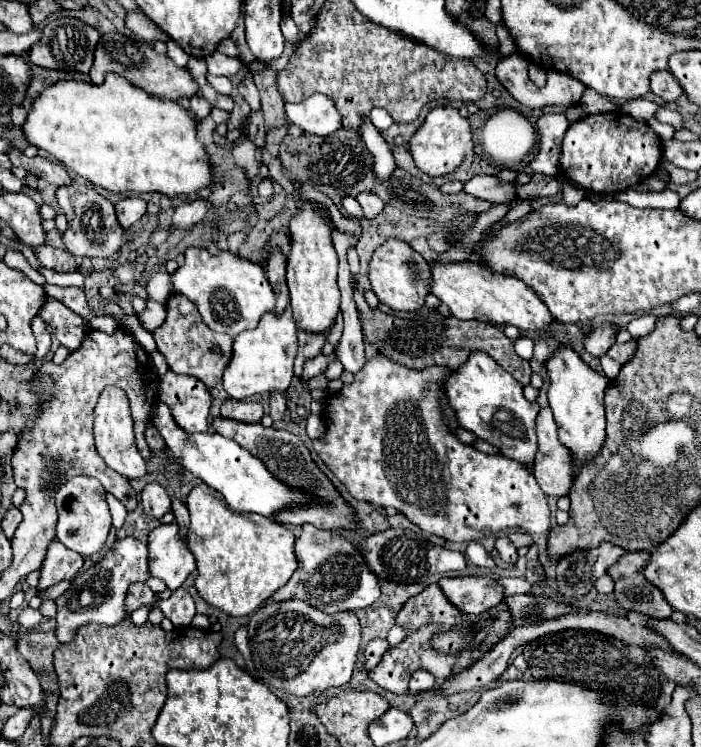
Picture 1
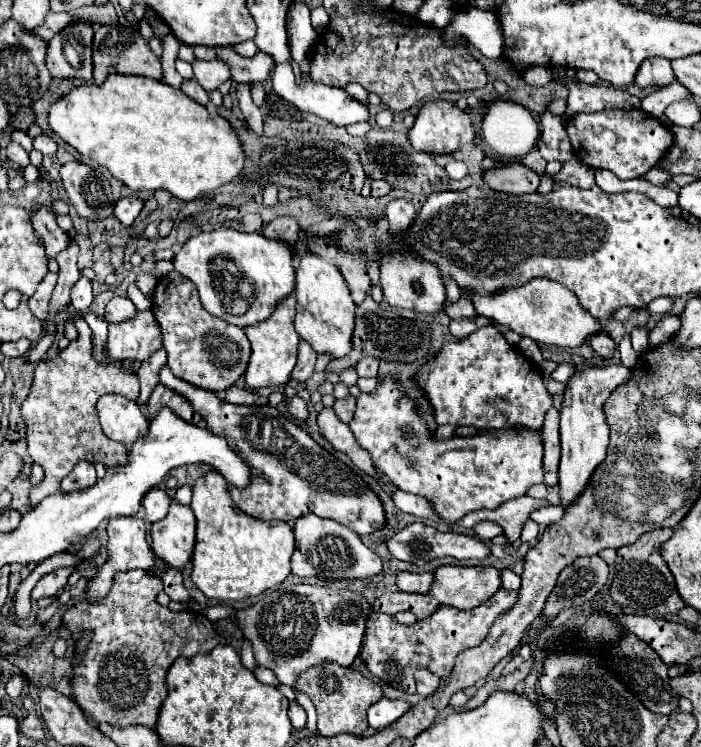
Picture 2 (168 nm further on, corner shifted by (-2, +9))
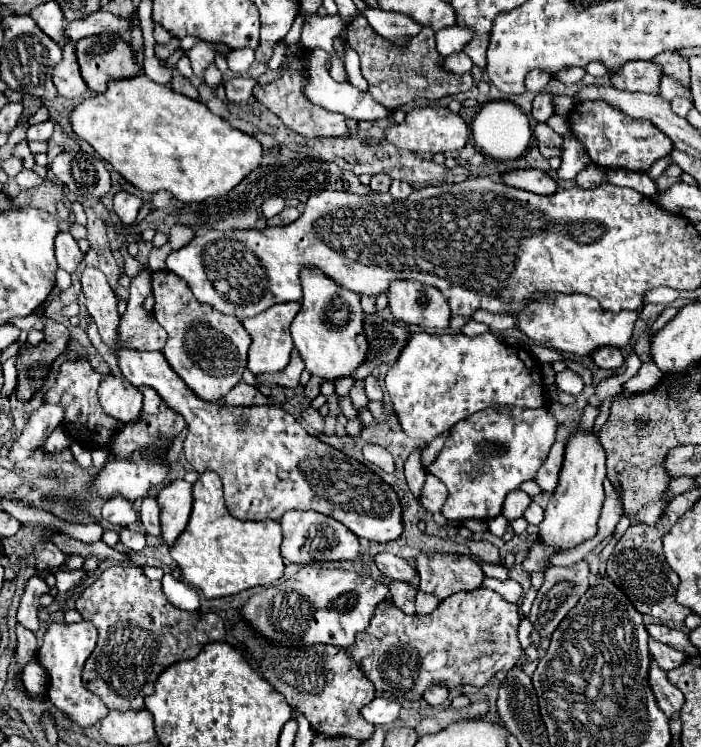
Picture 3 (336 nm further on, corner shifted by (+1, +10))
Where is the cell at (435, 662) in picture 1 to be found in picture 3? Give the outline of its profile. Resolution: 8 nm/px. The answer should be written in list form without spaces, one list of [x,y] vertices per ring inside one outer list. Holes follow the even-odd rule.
[[[485,587],[443,599],[429,617],[405,615],[385,599],[377,605],[369,627],[357,633],[357,641],[353,649],[347,649],[347,653],[363,669],[377,691],[385,691],[401,701],[417,701],[421,699],[423,691],[429,689],[429,685],[443,685],[449,689],[459,685],[483,687],[497,671],[513,669],[521,655],[521,645],[517,639],[519,621],[519,605],[505,601],[499,593]]]

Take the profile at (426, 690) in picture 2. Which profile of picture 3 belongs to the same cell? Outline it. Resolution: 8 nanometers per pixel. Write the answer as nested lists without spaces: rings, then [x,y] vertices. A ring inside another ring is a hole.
[[[433,685],[433,687],[429,687],[429,689],[423,693],[423,699],[425,699],[429,705],[441,705],[441,703],[447,701],[447,695],[449,695],[449,691],[447,691],[445,687]]]

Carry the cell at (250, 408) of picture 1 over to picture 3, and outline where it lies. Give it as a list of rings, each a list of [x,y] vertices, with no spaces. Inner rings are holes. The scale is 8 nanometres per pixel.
[[[241,381],[225,395],[225,403],[229,403],[229,405],[257,405],[257,403],[263,405],[263,403],[267,403],[267,397],[263,397],[257,387]]]

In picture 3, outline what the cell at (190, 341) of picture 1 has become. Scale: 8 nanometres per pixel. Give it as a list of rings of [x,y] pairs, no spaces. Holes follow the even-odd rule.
[[[169,271],[153,273],[153,297],[153,315],[169,335],[163,349],[167,363],[197,397],[205,401],[219,401],[225,397],[241,381],[247,367],[251,337],[241,321],[233,315],[217,313],[209,305],[201,305],[193,297],[189,285]]]

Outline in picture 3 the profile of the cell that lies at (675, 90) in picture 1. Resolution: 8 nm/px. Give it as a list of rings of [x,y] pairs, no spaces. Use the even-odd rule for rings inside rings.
[[[629,61],[625,69],[611,77],[613,87],[625,91],[641,91],[641,93],[657,93],[663,69],[653,61]]]

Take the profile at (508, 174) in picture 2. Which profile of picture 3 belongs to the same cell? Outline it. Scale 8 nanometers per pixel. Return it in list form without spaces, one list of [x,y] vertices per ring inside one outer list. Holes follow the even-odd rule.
[[[513,169],[513,171],[503,173],[501,181],[509,187],[525,189],[539,195],[549,195],[557,191],[557,183],[541,169]]]

